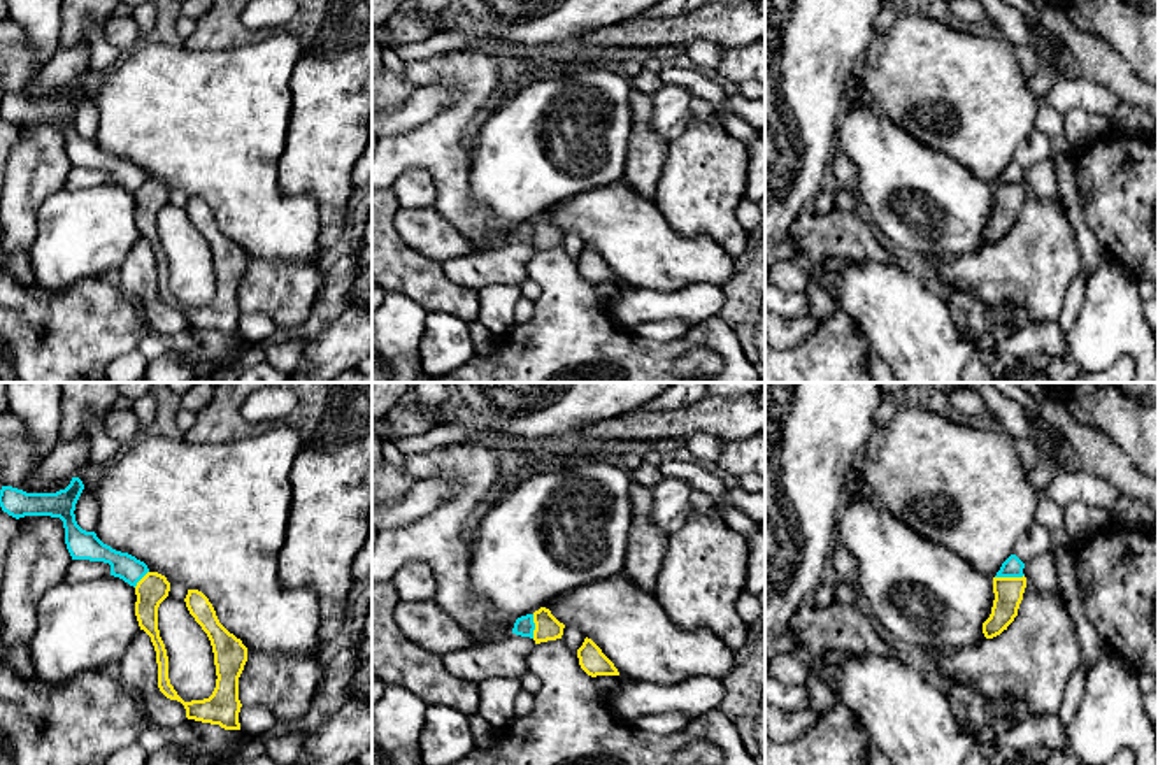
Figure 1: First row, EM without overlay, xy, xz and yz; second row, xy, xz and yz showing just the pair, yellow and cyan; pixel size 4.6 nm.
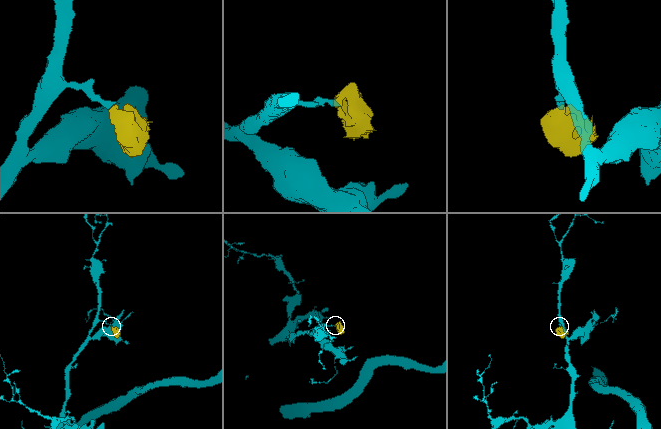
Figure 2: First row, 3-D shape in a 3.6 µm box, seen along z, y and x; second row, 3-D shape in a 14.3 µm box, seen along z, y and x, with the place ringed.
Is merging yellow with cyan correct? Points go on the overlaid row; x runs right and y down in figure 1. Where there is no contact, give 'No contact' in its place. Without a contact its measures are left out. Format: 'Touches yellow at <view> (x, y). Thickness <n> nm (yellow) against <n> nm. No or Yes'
Touches yellow at yz (1009, 578). Thickness 130 nm (yellow) against 100 nm. No

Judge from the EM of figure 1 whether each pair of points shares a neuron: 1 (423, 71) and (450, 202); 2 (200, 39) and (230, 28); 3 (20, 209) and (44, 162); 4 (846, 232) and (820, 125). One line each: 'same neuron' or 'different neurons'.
1: same neuron
2: same neuron
3: same neuron
4: different neurons

